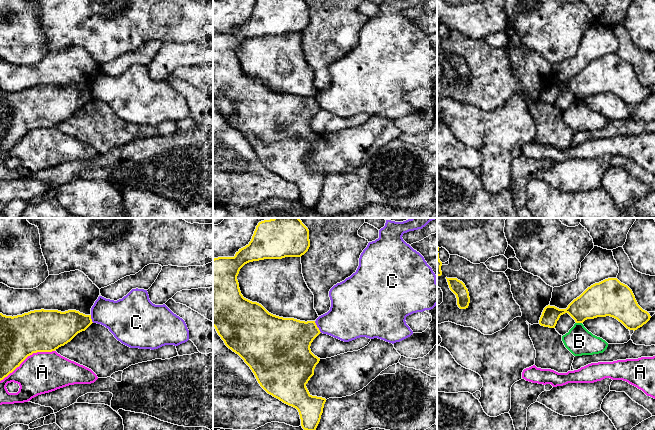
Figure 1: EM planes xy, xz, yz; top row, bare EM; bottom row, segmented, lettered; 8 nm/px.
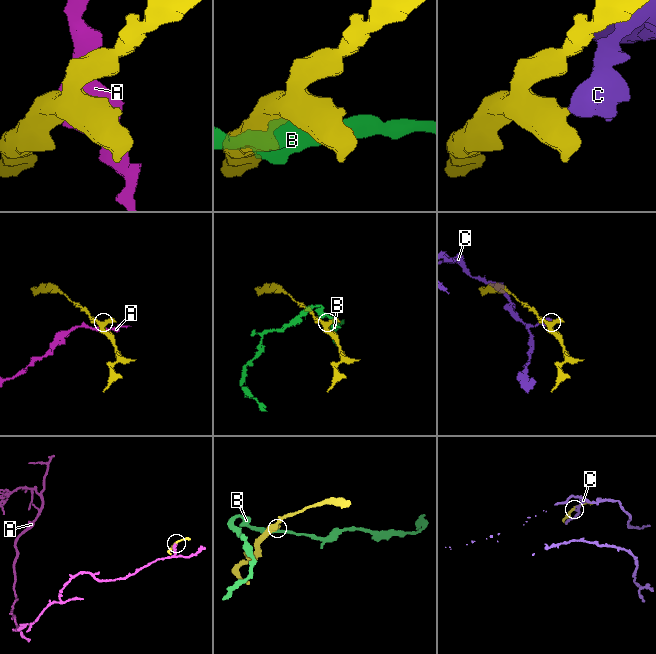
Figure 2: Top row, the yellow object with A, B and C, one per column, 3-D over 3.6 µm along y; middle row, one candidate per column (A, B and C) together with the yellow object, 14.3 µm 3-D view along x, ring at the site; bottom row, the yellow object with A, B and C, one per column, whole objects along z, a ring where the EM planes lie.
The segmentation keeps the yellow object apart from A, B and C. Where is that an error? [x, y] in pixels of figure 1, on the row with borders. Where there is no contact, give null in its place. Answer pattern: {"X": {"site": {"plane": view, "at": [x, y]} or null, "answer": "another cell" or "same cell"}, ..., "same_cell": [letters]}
{"A": {"site": {"plane": "xy", "at": [27, 356]}, "answer": "another cell"}, "B": {"site": {"plane": "yz", "at": [579, 322]}, "answer": "another cell"}, "C": {"site": {"plane": "xz", "at": [317, 327]}, "answer": "another cell"}, "same_cell": []}

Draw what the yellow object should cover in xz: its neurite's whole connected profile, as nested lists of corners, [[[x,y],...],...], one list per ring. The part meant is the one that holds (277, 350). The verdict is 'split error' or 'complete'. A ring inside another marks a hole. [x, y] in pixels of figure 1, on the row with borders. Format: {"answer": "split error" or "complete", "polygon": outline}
{"answer": "complete", "polygon": [[[273,218],[258,223],[251,241],[239,249],[234,257],[213,259],[213,326],[225,345],[238,354],[254,373],[260,386],[270,395],[283,403],[296,408],[304,430],[316,430],[323,413],[325,398],[312,396],[306,384],[314,375],[314,369],[320,358],[310,349],[313,340],[321,333],[315,321],[300,321],[283,318],[269,313],[261,304],[252,302],[241,294],[237,276],[247,263],[264,259],[282,259],[301,257],[310,247],[309,230],[299,218]]]}

